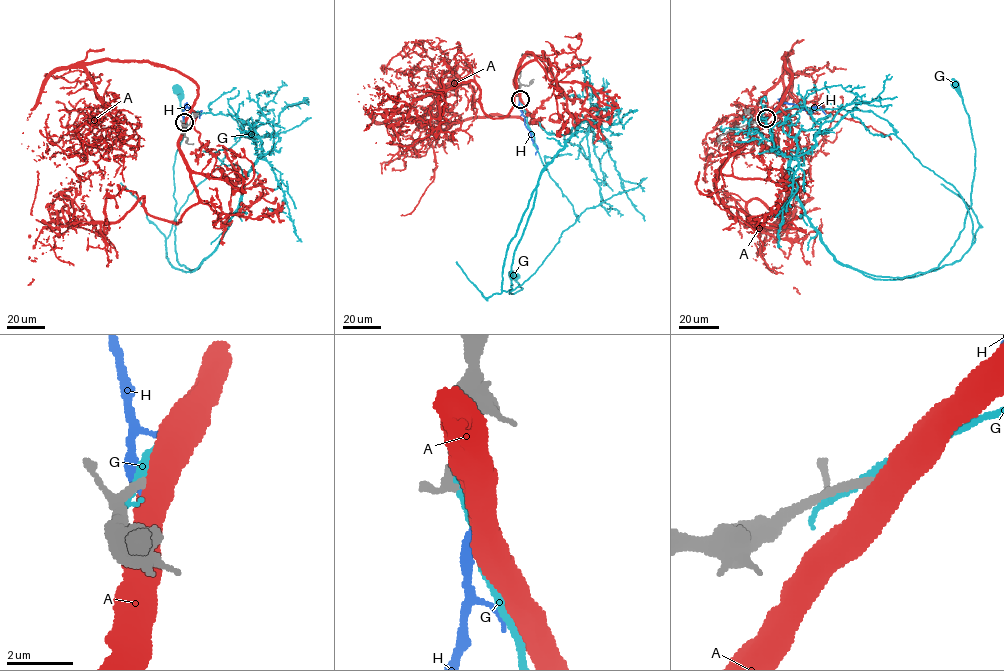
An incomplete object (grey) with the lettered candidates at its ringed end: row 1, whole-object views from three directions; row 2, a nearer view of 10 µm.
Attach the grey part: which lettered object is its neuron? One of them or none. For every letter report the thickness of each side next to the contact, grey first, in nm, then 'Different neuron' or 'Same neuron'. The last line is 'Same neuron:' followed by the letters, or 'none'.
A: Thickness 240 nm (grey) against 800 nm. Different neuron
G: Thickness 280 nm (grey) against 180 nm. Different neuron
H: Thickness 240 nm (grey) against 360 nm. Different neuron
Same neuron: none

